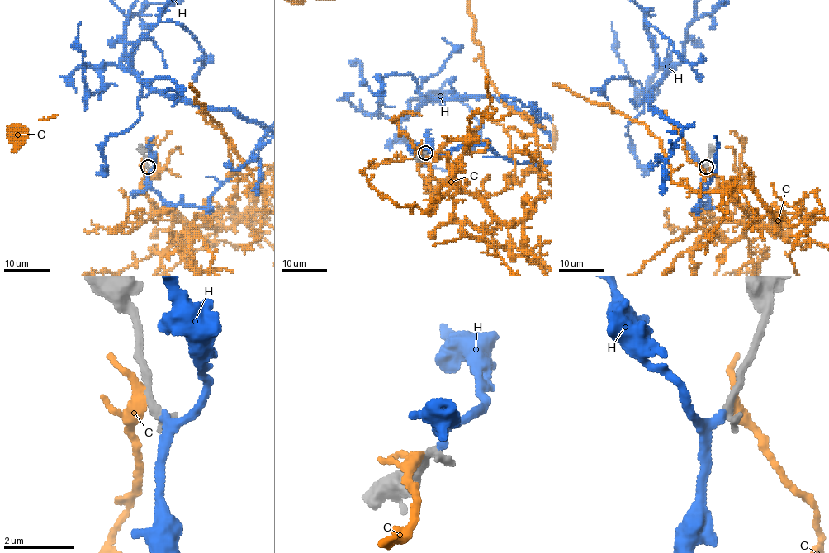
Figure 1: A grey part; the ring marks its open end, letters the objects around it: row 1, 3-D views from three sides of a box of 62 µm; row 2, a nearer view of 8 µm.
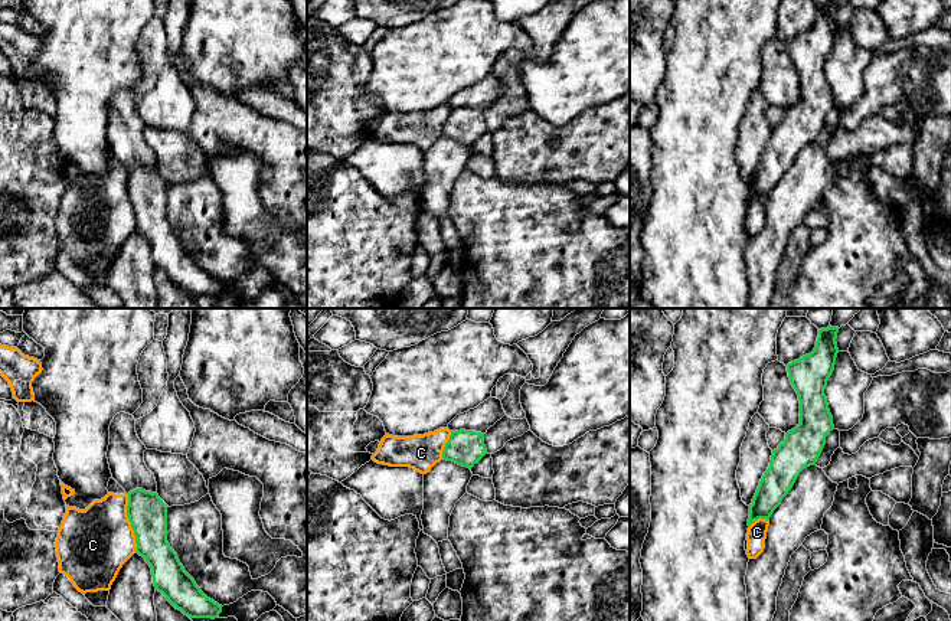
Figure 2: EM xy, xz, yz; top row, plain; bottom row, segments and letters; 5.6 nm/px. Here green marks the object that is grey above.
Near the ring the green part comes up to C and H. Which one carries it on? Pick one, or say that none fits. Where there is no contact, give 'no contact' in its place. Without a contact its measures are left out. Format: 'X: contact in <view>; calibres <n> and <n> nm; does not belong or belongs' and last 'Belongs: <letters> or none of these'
C: contact in xy; calibres 220 and 400 nm; does not belong
H: no contact; belongs
Belongs: H

